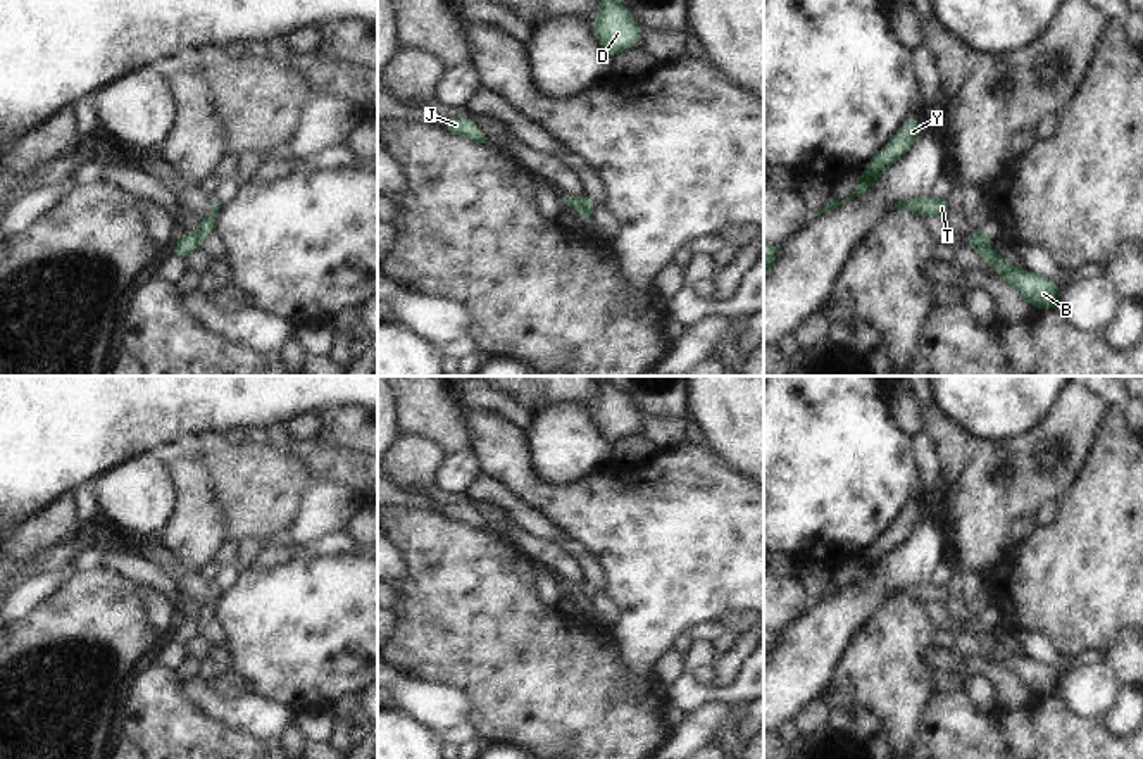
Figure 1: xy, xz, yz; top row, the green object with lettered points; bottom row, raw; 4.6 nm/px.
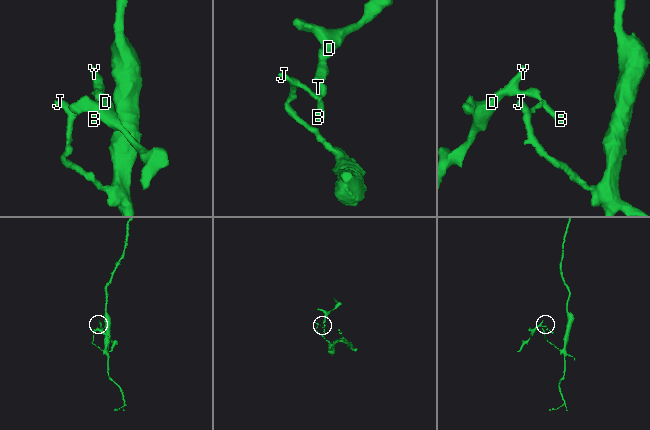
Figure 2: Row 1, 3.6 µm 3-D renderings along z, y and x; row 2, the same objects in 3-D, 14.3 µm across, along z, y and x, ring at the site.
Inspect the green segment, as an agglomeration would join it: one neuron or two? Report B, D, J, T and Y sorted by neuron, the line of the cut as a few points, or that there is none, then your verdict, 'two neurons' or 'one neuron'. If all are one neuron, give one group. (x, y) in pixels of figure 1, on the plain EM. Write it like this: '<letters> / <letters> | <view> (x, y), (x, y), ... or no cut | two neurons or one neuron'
B D T Y / J | xy (193, 620), (197, 633) | two neurons

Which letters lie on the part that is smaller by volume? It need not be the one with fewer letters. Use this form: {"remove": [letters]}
{"remove": ["B", "D", "T", "Y"]}

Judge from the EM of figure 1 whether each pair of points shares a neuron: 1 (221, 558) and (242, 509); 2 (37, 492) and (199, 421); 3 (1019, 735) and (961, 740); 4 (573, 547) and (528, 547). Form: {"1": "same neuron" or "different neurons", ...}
{"1": "different neurons", "2": "same neuron", "3": "same neuron", "4": "different neurons"}

